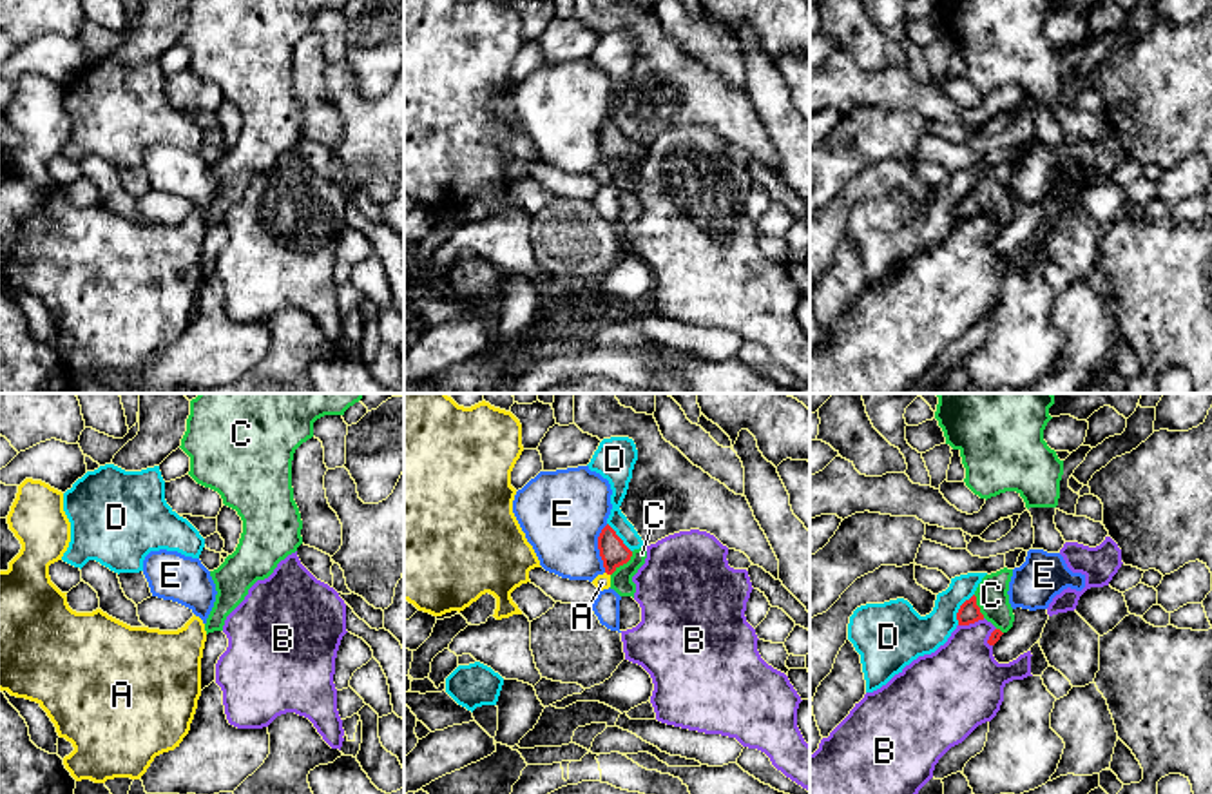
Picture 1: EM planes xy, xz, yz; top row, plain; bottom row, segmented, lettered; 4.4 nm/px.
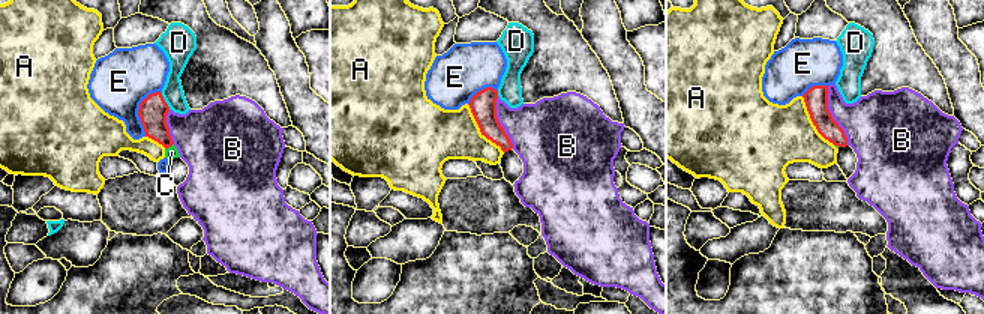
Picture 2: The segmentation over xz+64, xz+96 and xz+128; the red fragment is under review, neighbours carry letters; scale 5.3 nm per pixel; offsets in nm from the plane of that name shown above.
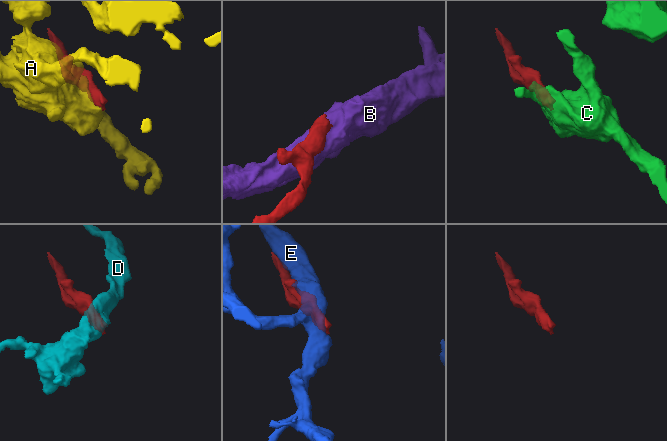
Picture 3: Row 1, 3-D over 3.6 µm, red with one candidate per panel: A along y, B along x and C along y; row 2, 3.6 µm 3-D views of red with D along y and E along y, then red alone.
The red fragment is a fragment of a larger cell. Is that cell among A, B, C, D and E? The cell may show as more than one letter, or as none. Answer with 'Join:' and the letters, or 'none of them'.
Join: C

